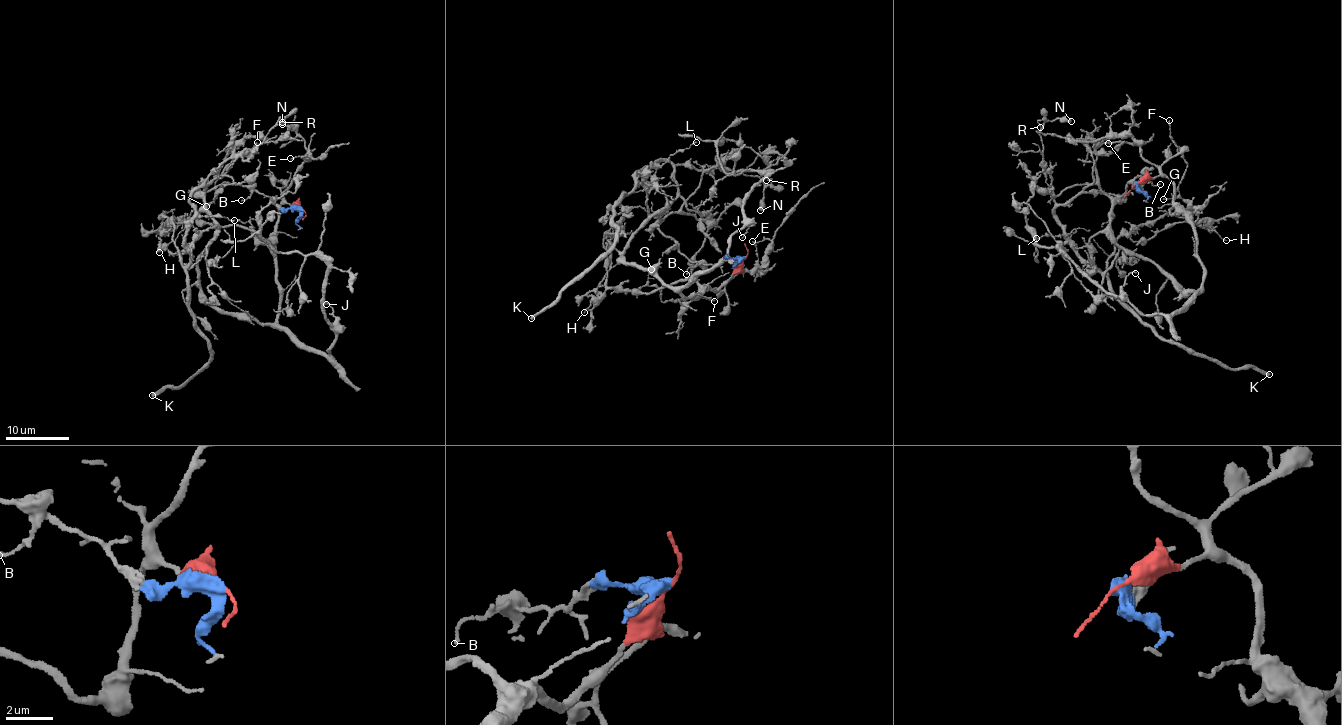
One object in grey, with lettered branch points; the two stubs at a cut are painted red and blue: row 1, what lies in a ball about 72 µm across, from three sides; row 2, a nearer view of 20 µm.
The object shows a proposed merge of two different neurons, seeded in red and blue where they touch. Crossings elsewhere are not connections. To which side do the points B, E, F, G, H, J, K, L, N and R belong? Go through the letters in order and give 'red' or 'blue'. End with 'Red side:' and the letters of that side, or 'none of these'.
B: blue
E: red
F: red
G: red
H: red
J: red
K: blue
L: blue
N: blue
R: blue
Red side: E, F, G, H, J

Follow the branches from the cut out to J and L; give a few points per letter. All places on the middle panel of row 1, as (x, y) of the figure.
J: (745, 258), (715, 291), (707, 286), (697, 298), (680, 293), (718, 266), (732, 235), (749, 222), (741, 238)
L: (745, 258), (710, 265), (690, 261), (658, 226), (677, 187), (674, 167), (655, 162), (660, 166), (697, 141)

